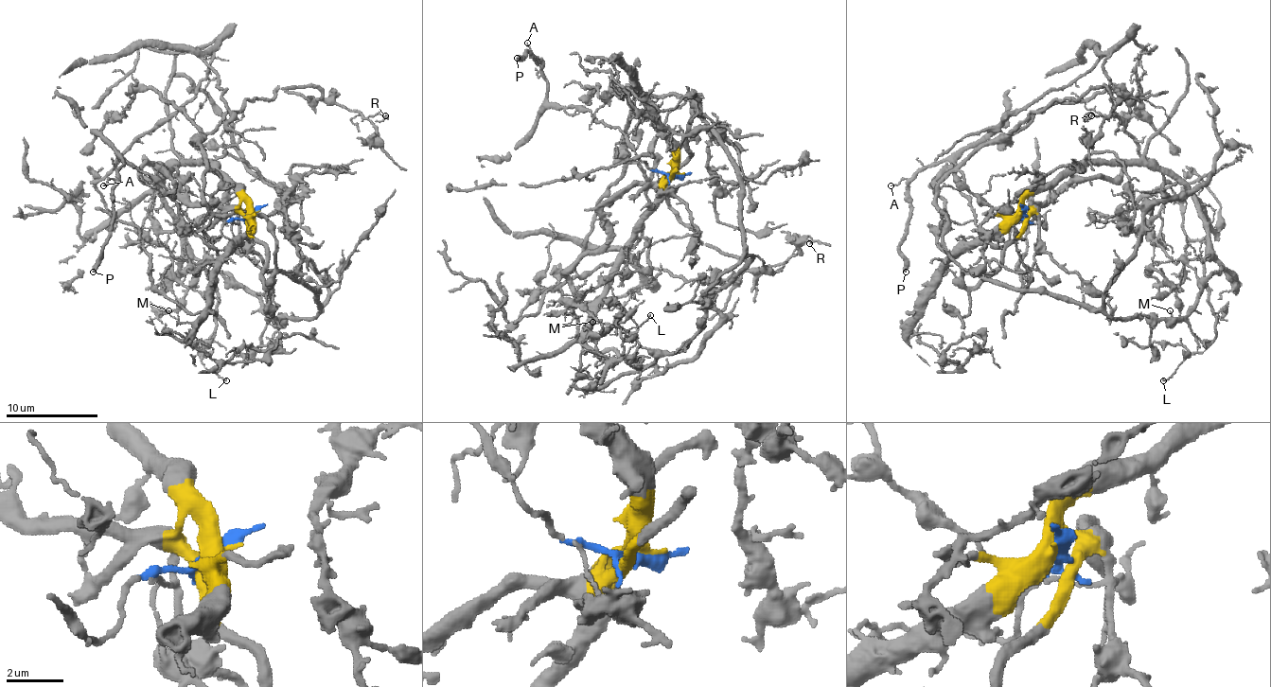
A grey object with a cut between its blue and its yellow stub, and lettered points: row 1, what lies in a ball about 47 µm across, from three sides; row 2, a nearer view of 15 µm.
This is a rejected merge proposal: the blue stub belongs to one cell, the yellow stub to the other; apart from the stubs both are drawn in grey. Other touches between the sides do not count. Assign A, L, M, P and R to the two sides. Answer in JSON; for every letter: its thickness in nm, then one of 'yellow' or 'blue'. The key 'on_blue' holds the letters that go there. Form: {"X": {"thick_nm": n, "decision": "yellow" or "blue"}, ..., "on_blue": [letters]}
{"A": {"thick_nm": 120, "decision": "blue"}, "L": {"thick_nm": 130, "decision": "yellow"}, "M": {"thick_nm": 100, "decision": "yellow"}, "P": {"thick_nm": 360, "decision": "blue"}, "R": {"thick_nm": 130, "decision": "yellow"}, "on_blue": ["A", "P"]}

